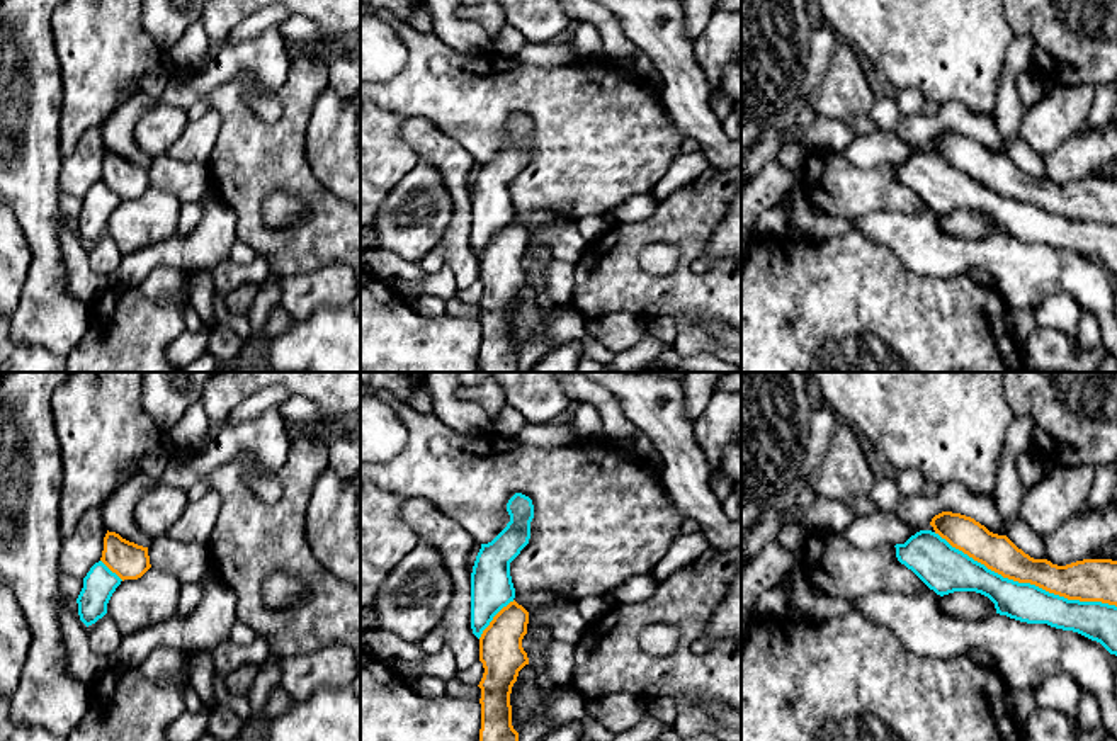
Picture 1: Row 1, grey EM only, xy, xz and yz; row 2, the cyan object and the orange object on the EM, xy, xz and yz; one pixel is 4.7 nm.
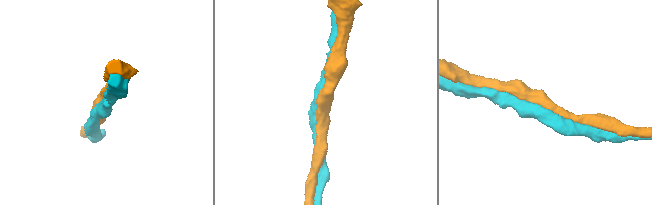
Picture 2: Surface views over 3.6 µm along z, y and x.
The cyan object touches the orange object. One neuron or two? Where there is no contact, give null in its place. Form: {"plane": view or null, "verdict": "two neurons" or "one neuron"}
{"plane": "yz", "verdict": "two neurons"}

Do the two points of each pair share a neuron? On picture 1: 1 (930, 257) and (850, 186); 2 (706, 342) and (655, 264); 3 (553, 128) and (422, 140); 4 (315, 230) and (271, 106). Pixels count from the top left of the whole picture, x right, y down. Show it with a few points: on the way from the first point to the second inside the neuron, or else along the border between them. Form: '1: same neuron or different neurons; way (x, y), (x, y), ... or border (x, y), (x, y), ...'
1: different neurons; border (920, 211), (866, 213), (852, 220)
2: different neurons; border (680, 252), (670, 243), (650, 242), (638, 262)
3: different neurons; border (413, 118), (427, 118), (475, 158)
4: different neurons; border (252, 87), (247, 104), (262, 119), (274, 123)

